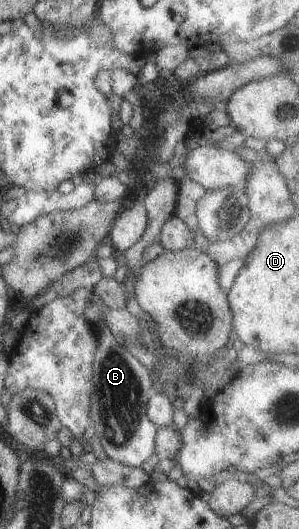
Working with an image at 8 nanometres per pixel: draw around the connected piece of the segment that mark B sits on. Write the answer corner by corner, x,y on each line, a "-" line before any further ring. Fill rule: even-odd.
99,321
95,328
99,345
91,364
91,405
87,436
95,435
94,444
101,456
129,467
140,467
140,464
155,451
157,426
145,415
145,404
152,394
152,373
114,341
114,337
102,321

